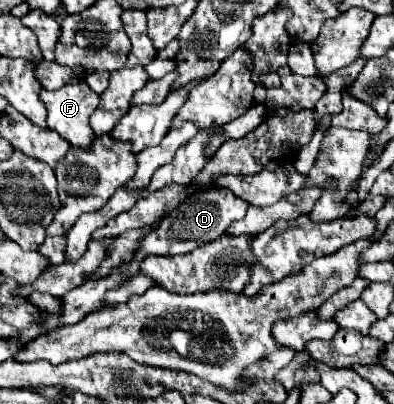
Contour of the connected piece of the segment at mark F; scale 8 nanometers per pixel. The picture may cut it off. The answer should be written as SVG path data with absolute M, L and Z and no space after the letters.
M72 76L72 80L68 84L64 84L62 88L58 88L58 90L44 90L42 88L40 90L40 100L44 102L44 106L48 110L48 118L46 118L48 128L56 130L72 146L80 146L80 148L90 146L90 142L94 140L94 134L90 130L88 120L90 120L92 112L98 108L100 96L96 92L92 92L84 80L80 80L78 76Z

